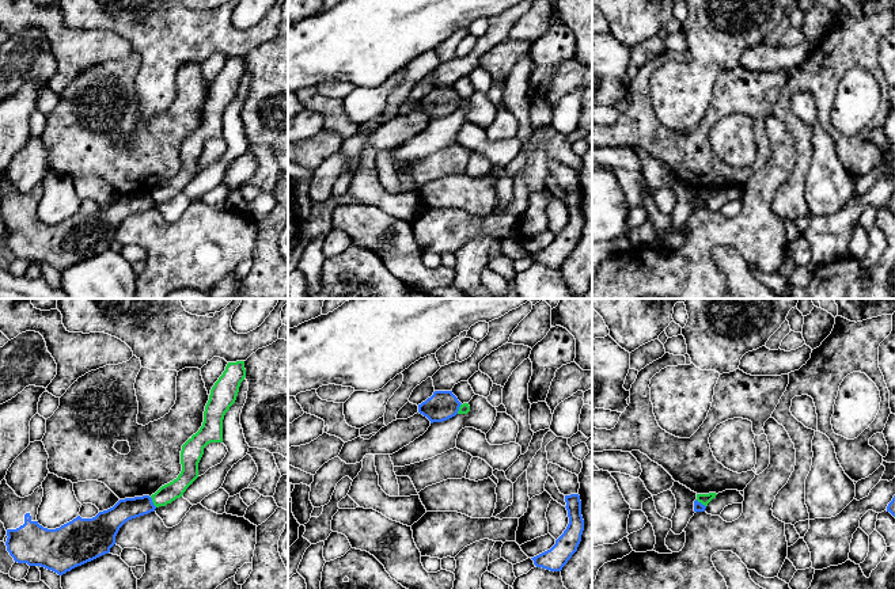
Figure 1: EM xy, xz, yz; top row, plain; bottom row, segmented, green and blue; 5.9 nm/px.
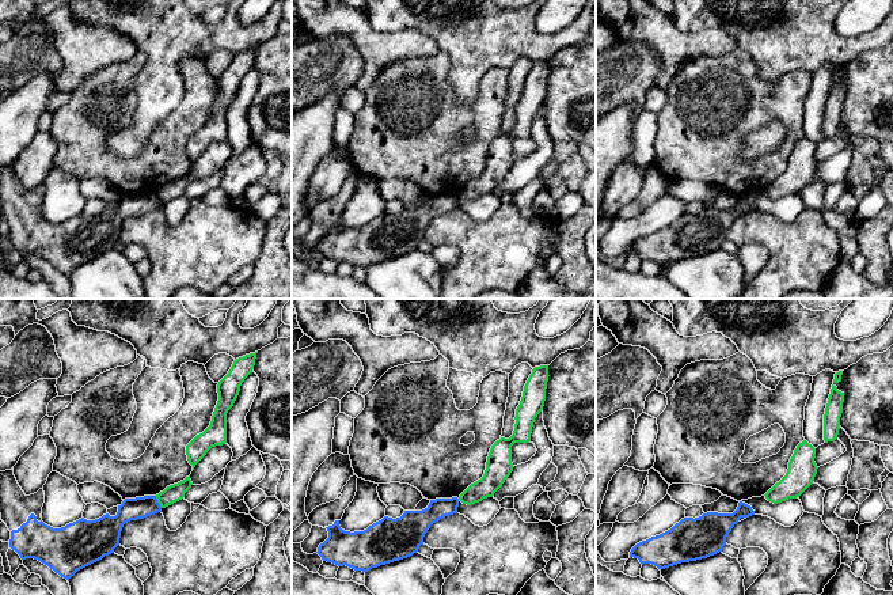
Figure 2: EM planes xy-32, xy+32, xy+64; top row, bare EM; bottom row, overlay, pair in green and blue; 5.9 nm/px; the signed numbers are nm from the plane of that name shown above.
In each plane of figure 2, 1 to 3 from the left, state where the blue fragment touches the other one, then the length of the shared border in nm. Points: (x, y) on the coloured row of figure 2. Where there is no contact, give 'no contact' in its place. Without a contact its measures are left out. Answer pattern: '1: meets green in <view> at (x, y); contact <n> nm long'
1: meets green in xy-32 at (158, 501); contact 80 nm long
2: no contact
3: no contact

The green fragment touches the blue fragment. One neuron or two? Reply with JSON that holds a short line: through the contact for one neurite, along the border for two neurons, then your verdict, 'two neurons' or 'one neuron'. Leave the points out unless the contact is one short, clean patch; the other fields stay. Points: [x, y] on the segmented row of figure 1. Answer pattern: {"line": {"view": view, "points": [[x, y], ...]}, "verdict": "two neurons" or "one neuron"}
{"line": {"view": "xy", "points": [[150, 497], [156, 506]]}, "verdict": "two neurons"}

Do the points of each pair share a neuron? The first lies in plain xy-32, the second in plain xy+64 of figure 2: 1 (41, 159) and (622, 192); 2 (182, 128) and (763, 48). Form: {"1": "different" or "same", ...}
{"1": "same", "2": "different"}

